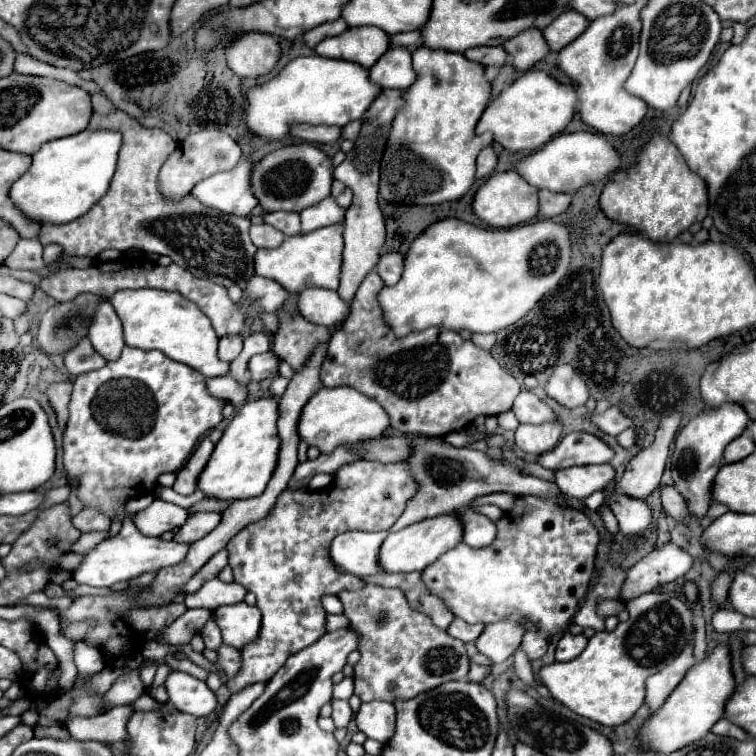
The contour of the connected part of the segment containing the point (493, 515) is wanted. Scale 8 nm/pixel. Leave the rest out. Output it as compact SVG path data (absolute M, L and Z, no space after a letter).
M482 505L475 507L474 510L490 518L493 522L498 521L504 512L495 505Z

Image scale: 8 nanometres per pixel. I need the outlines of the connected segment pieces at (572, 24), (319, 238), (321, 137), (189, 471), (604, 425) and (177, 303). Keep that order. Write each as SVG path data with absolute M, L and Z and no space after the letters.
M565 10L565 14L559 14L549 26L543 30L543 38L549 44L551 52L559 52L563 46L567 46L571 40L575 40L585 28L589 20L575 12L575 10Z
M343 224L317 228L307 234L289 236L279 248L261 248L255 254L255 276L263 276L281 284L289 294L297 294L309 286L329 290L339 288L343 252Z
M299 124L291 128L291 136L303 138L311 144L335 144L341 138L341 126L307 126Z
M203 438L201 444L197 446L197 450L193 452L193 456L189 458L189 462L177 472L177 480L173 484L173 490L183 494L183 496L189 496L195 492L195 484L197 484L197 476L199 472L205 468L211 452L213 452L215 444L209 440L209 438Z
M611 406L607 412L597 414L591 420L597 424L599 430L603 430L605 434L611 434L611 436L621 434L625 428L629 428L633 424L617 406Z
M119 290L111 298L107 298L117 316L123 322L123 334L125 344L139 348L139 350L161 350L165 356L169 356L175 362L183 362L197 372L201 372L205 378L217 378L229 374L229 362L221 362L217 358L217 334L197 308L197 304L185 300L177 292L169 290Z

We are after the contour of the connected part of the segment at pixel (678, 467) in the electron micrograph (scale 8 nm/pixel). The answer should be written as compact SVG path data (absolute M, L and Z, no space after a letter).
M733 402L733 404L723 404L719 408L707 408L699 412L675 436L675 448L671 454L673 482L675 482L675 488L681 492L681 496L687 500L687 506L693 516L703 518L707 508L711 506L709 490L711 490L717 470L725 464L723 450L733 438L743 434L747 422L749 422L749 416L745 408Z

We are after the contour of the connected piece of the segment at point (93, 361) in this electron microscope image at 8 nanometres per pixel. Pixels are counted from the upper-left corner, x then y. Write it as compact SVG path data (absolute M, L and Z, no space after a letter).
M81 338L81 342L65 354L65 366L67 366L71 376L79 376L83 372L99 370L105 364L107 364L107 360L101 358L101 354L97 354L97 350L89 342L89 338Z

